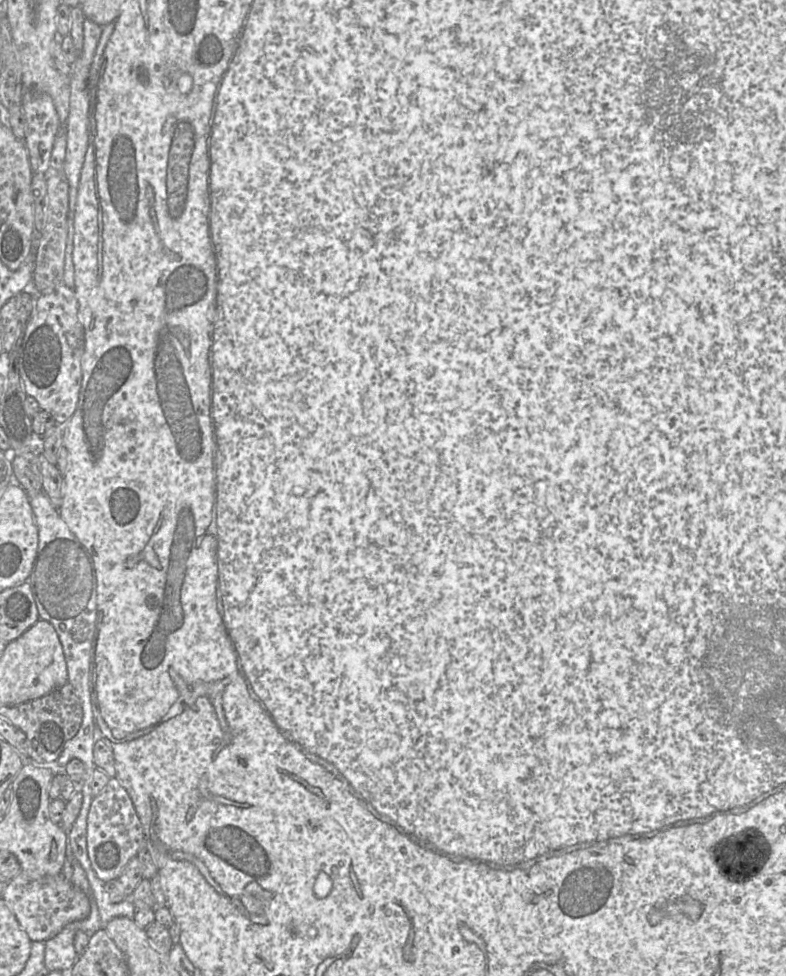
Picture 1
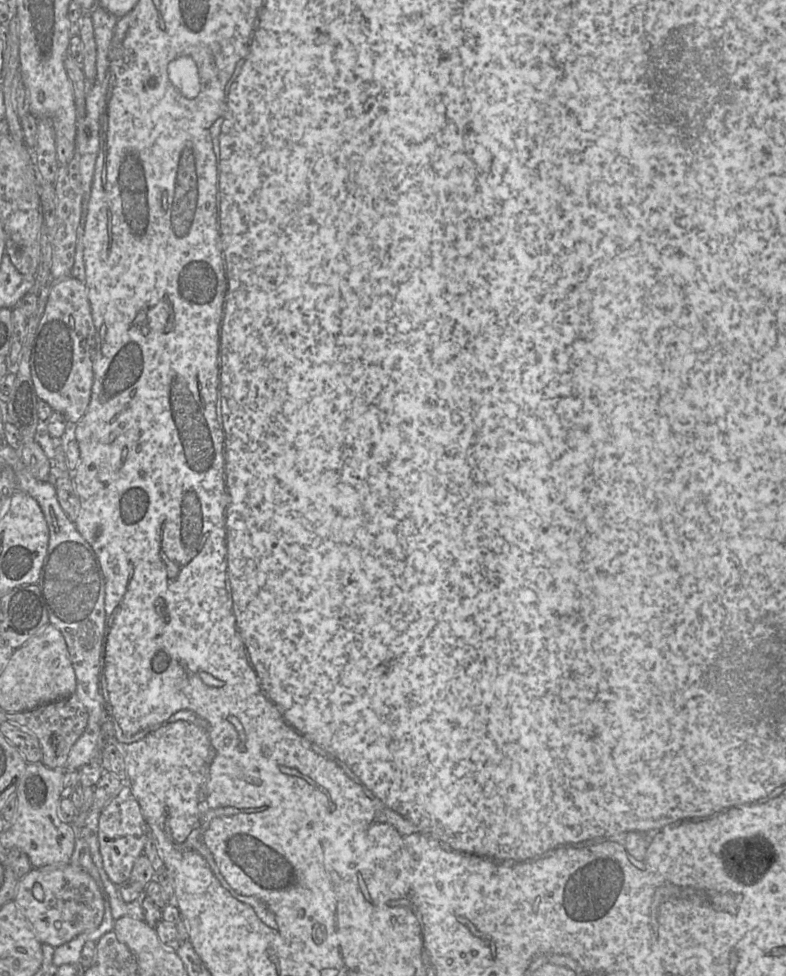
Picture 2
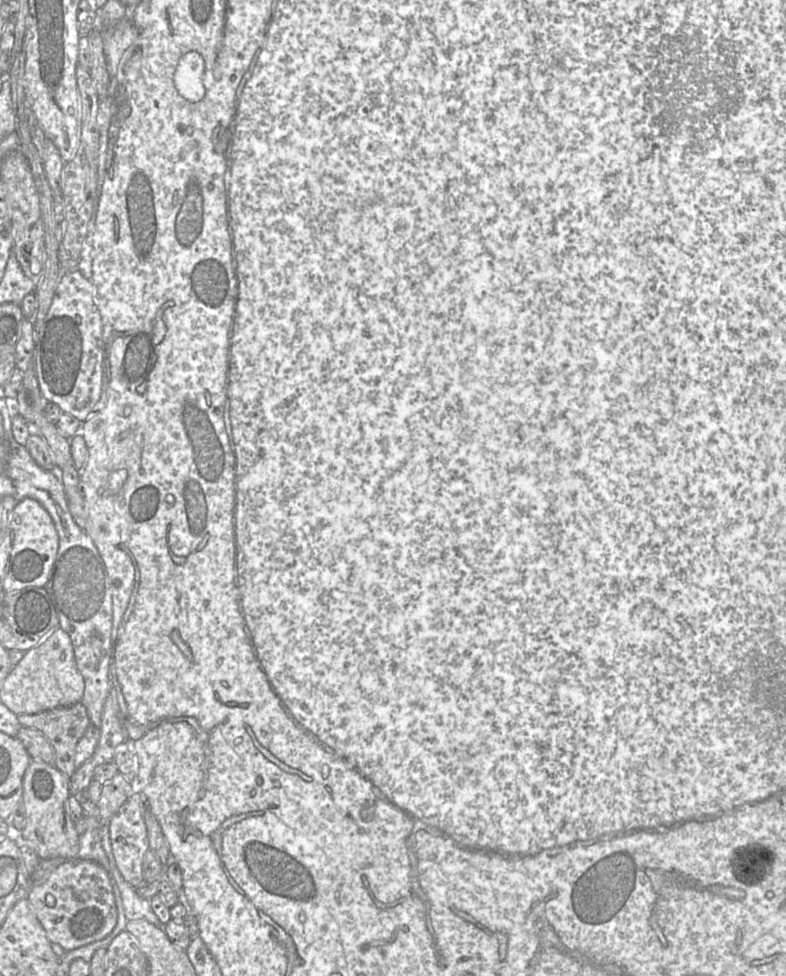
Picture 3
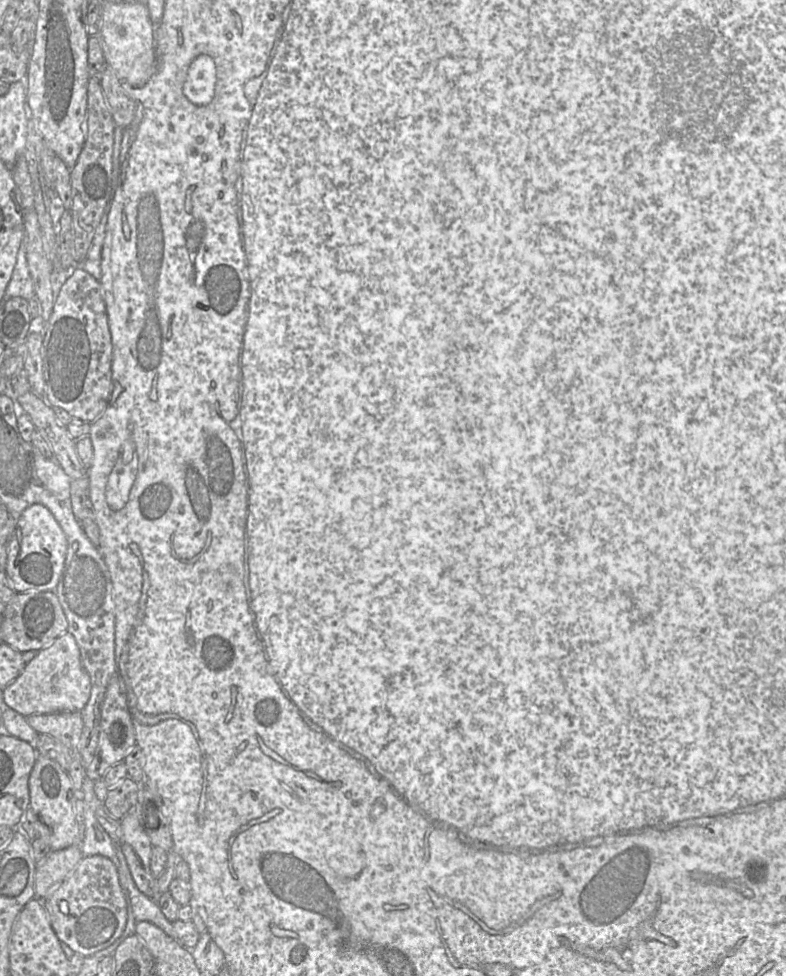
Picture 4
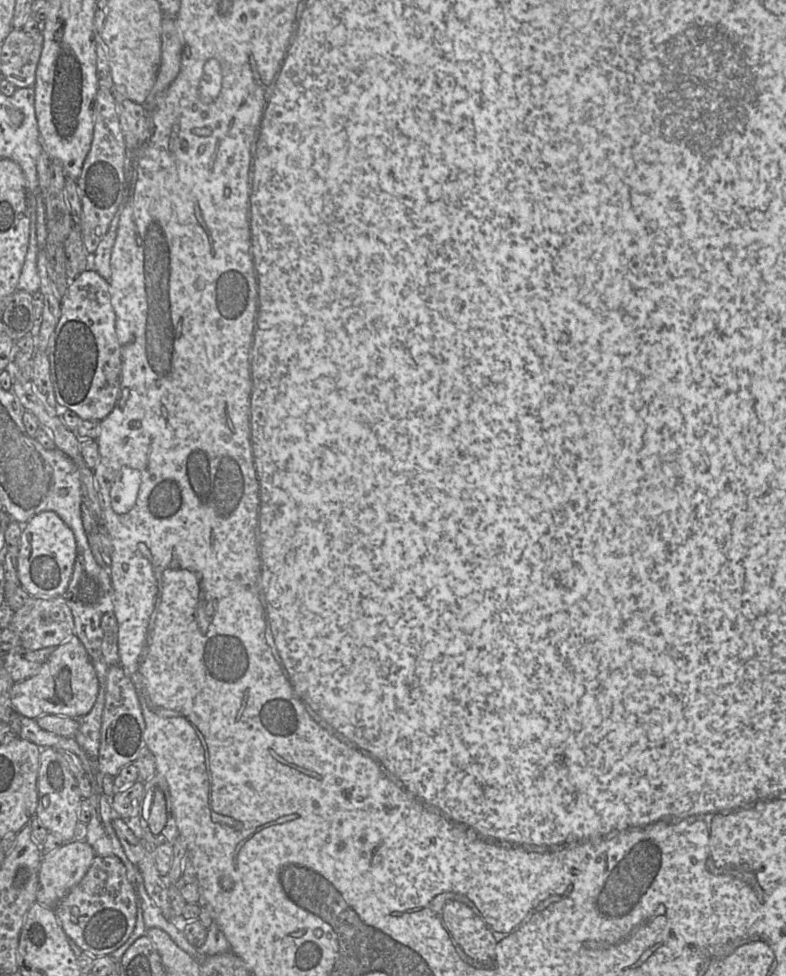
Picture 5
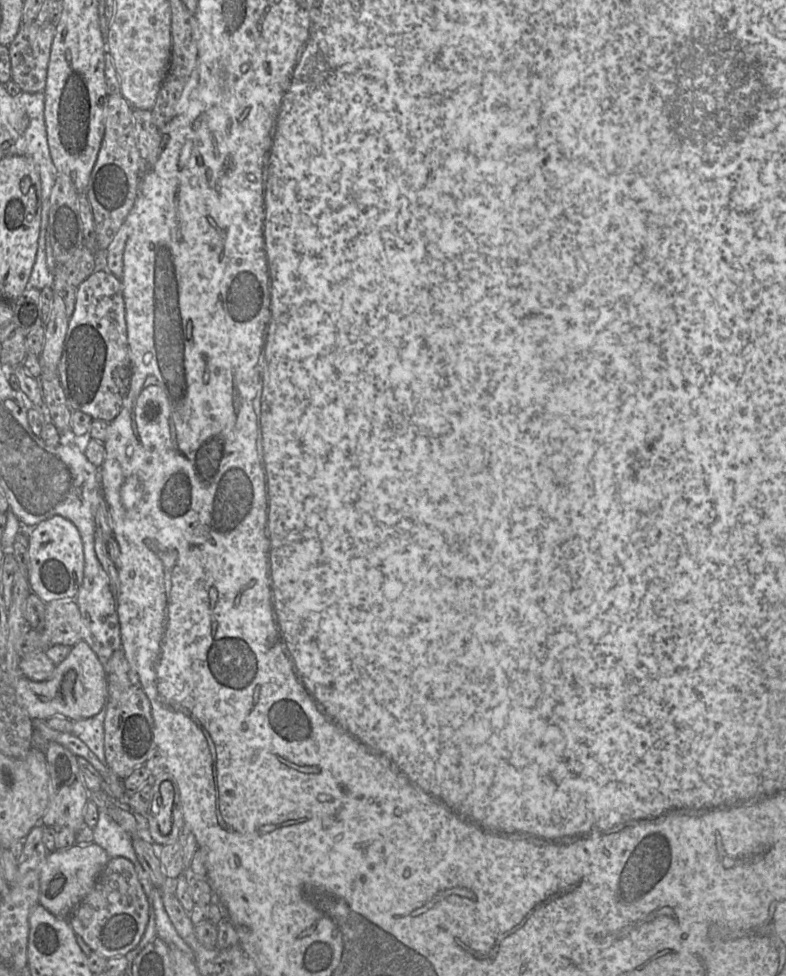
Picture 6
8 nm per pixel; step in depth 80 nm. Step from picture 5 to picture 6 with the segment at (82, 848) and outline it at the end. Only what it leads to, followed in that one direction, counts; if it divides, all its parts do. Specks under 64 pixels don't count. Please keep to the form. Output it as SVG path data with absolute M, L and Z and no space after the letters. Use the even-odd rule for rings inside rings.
M95 843L77 844L47 854L39 876L39 904L51 914L67 919L85 896L108 861L109 855Z

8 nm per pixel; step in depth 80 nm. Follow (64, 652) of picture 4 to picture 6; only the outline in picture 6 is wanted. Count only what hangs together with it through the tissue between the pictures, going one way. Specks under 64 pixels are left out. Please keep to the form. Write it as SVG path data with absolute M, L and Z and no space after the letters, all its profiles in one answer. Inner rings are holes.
M82 640L71 648L69 655L60 664L56 665L48 680L32 681L21 676L15 682L15 691L20 704L31 719L87 719L98 714L106 705L107 673L91 647Z

